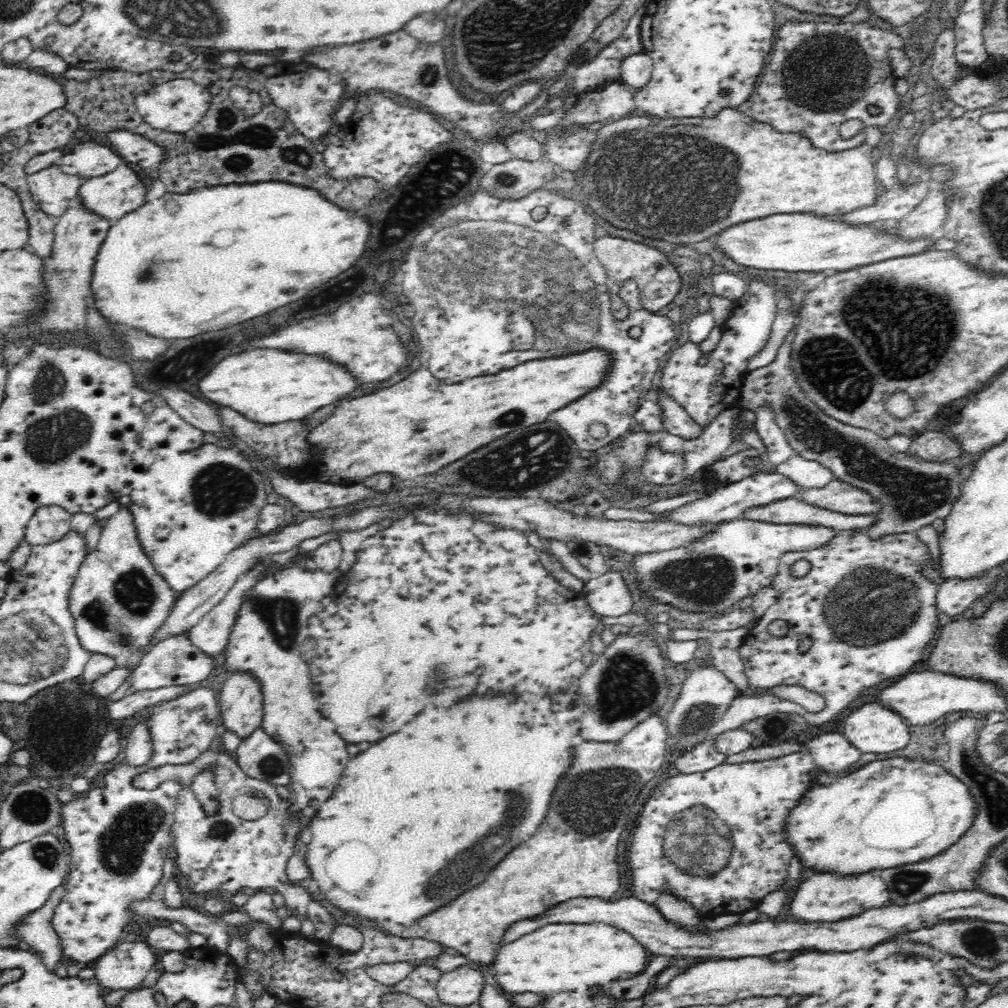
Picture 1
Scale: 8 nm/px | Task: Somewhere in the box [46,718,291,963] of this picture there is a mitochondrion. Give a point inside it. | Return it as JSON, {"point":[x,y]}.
{"point":[122,847]}

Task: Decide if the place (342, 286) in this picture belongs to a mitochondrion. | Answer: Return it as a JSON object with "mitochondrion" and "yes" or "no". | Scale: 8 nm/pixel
{"mitochondrion":"yes"}

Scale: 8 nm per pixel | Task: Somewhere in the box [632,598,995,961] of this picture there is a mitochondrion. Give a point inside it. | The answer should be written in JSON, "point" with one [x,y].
{"point":[697,841]}

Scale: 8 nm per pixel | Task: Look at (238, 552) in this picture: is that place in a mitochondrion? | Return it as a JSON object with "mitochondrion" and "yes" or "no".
{"mitochondrion":"no"}

